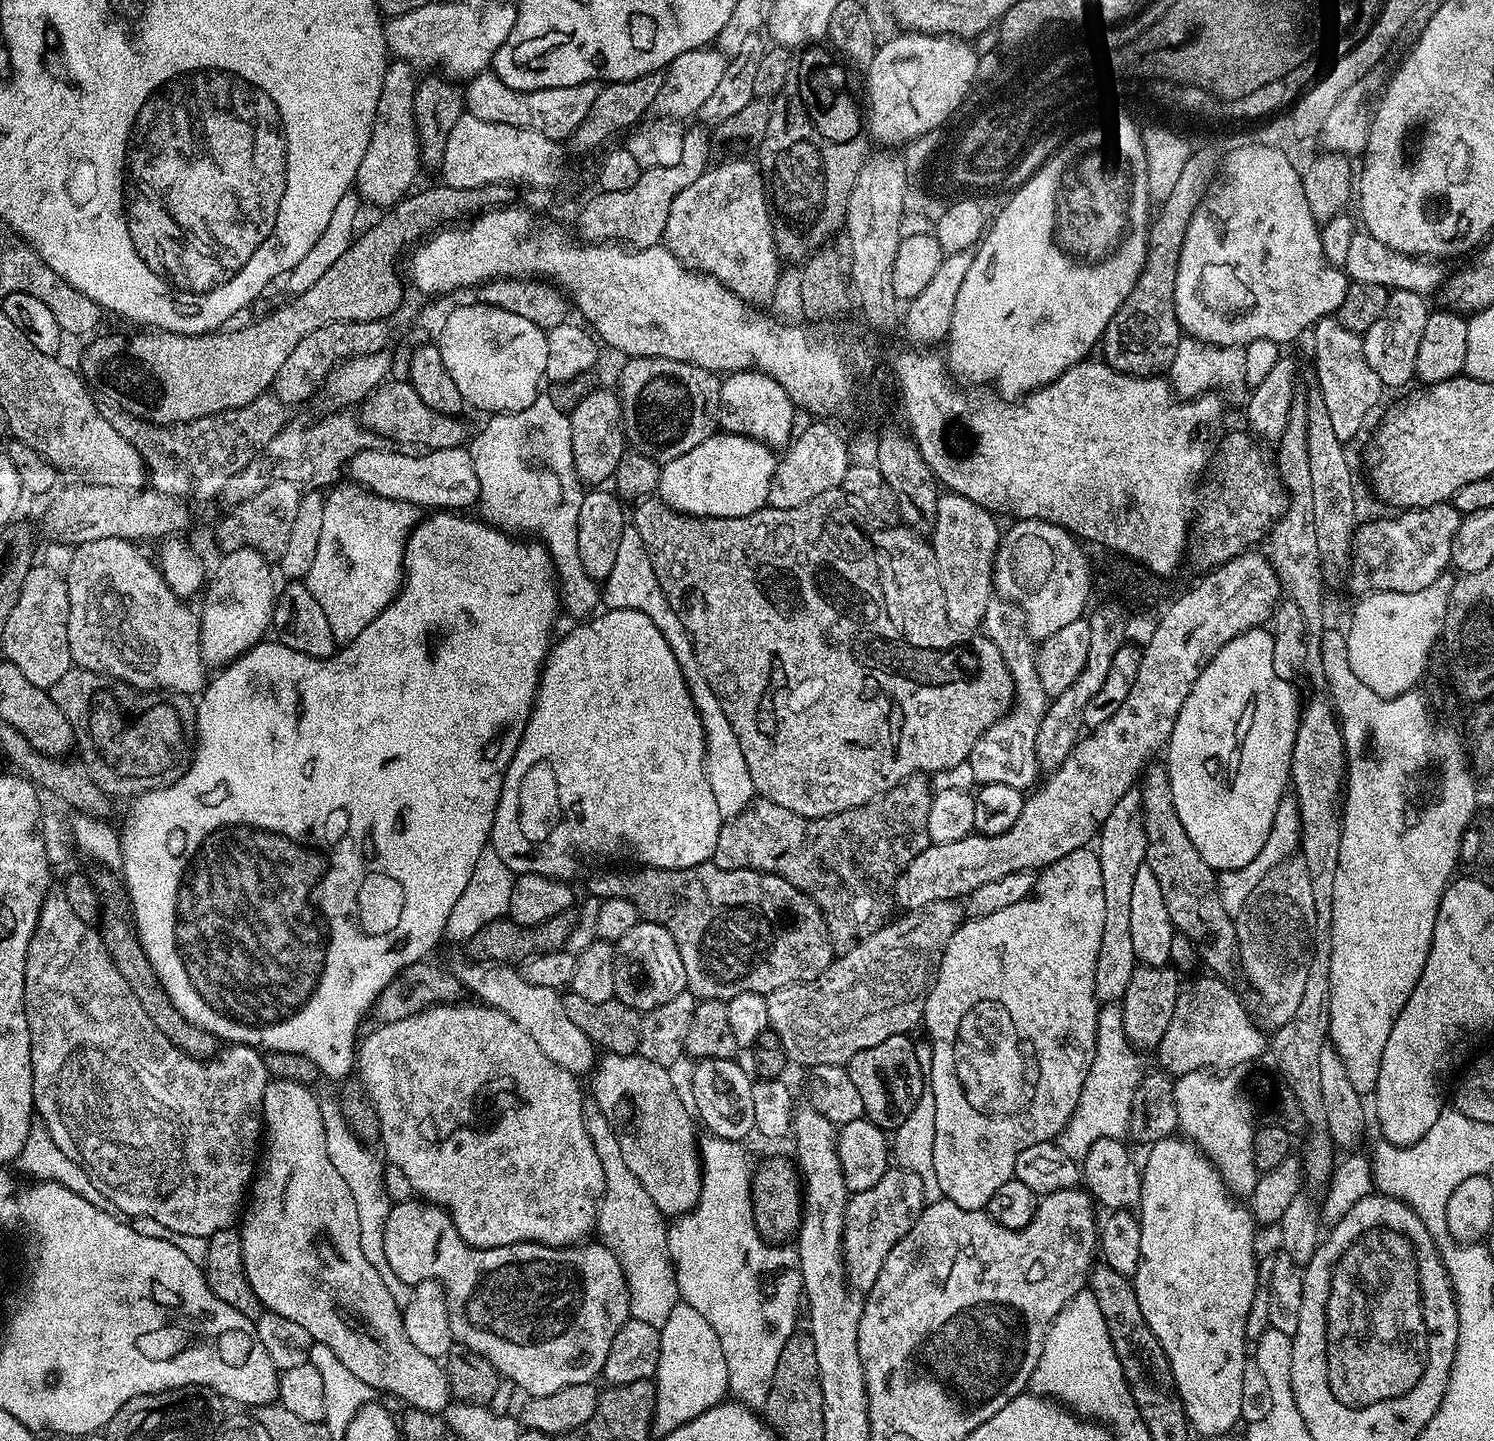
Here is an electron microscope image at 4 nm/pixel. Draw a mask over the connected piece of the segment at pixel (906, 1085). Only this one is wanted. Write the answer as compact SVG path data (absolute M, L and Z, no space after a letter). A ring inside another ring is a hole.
M908 1034L886 1038L886 1042L878 1042L878 1046L854 1054L846 1065L850 1082L854 1082L862 1098L864 1116L883 1130L900 1128L926 1089L926 1068L920 1065L912 1038Z

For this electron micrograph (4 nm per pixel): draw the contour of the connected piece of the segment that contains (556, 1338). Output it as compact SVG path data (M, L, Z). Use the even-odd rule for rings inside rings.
M420 1198L393 1203L390 1214L386 1218L386 1230L384 1231L386 1262L390 1262L390 1270L394 1270L394 1274L398 1274L398 1278L402 1278L402 1282L406 1282L409 1286L423 1280L438 1281L444 1287L444 1297L448 1307L448 1321L450 1322L453 1341L457 1344L465 1344L470 1350L485 1356L505 1381L513 1380L522 1391L528 1392L524 1394L529 1397L554 1394L554 1390L562 1390L566 1386L574 1386L575 1384L593 1383L597 1379L595 1376L599 1377L604 1371L606 1354L610 1354L610 1342L614 1342L614 1334L618 1334L618 1330L630 1318L627 1282L618 1260L601 1243L588 1243L584 1242L579 1246L569 1246L567 1248L548 1248L545 1244L507 1244L497 1248L475 1248L473 1244L466 1243L458 1234L451 1216L443 1208L439 1208L437 1204L427 1203ZM544 1260L557 1260L560 1264L554 1265L551 1272L544 1265ZM547 1284L548 1293L544 1296L543 1288Z

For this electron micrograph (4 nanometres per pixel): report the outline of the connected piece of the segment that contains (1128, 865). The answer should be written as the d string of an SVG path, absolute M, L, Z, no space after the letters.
M1134 786L1122 798L1118 798L1114 810L1098 833L1098 855L1102 866L1102 894L1106 898L1106 923L1102 925L1102 946L1098 946L1098 966L1094 970L1096 998L1100 1002L1123 1001L1126 986L1138 961L1134 954L1134 941L1130 938L1130 897L1134 886L1134 874L1144 863L1146 854L1146 826L1140 805L1140 790Z

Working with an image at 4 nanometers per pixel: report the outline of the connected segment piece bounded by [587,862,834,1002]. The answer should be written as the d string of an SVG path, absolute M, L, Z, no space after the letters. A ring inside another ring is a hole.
M714 863L707 864L699 864L698 866L690 866L689 868L649 868L647 866L636 866L633 872L600 872L596 877L593 878L592 881L588 884L587 891L591 893L591 895L601 897L605 900L609 900L610 898L614 898L617 896L618 898L622 898L626 902L630 902L634 907L636 907L637 913L647 923L657 924L658 926L662 926L664 929L668 931L670 934L670 938L674 938L674 942L678 946L678 954L682 954L682 966L686 966L686 982L688 983L687 991L692 992L696 995L697 1001L702 1000L723 1000L727 1002L730 998L734 998L738 994L746 994L747 992L758 992L761 994L767 994L769 992L773 992L774 990L778 990L782 986L786 986L787 984L799 984L801 980L816 980L820 976L824 974L824 971L832 965L834 959L834 953L832 951L832 943L830 942L830 938L828 937L828 927L826 926L826 922L824 921L824 913L820 911L820 908L815 904L814 901L810 899L806 894L802 894L802 890L798 890L794 887L790 882L786 882L781 876L775 876L774 874L770 874L769 872L756 872L752 868L739 868L738 870L722 870Z

